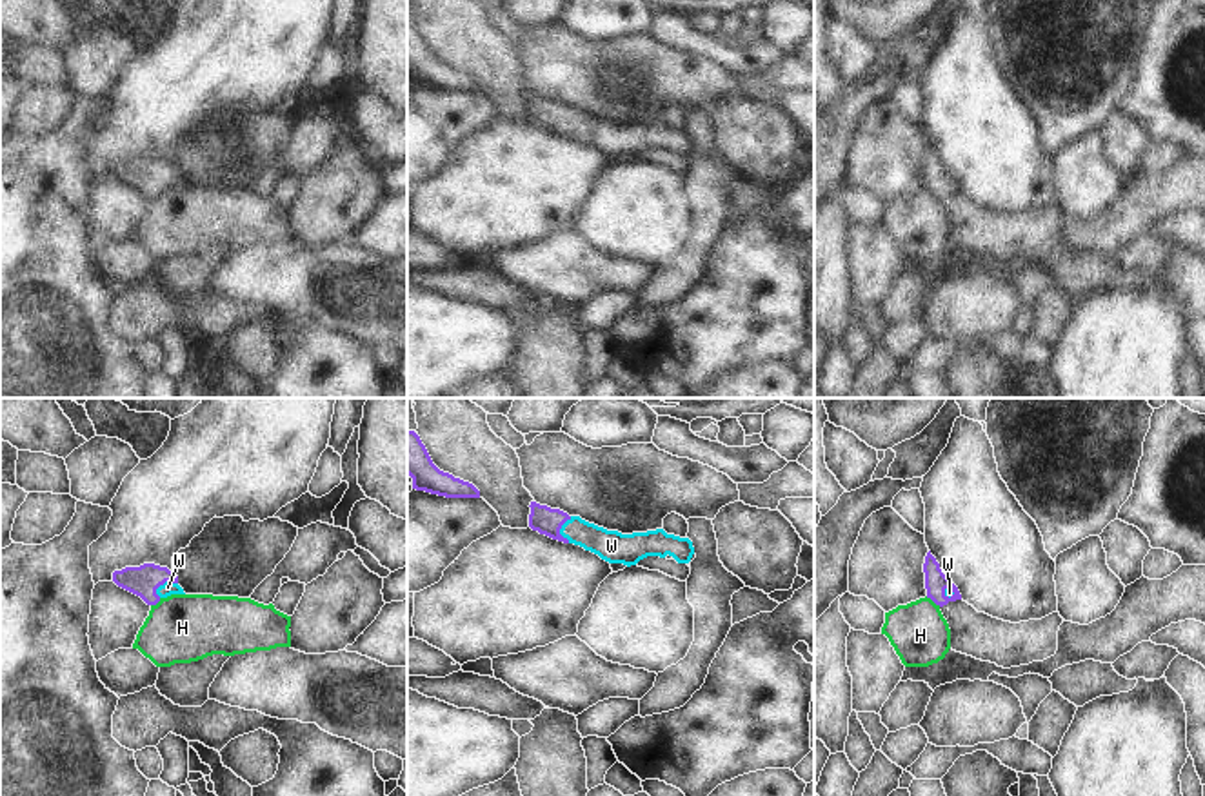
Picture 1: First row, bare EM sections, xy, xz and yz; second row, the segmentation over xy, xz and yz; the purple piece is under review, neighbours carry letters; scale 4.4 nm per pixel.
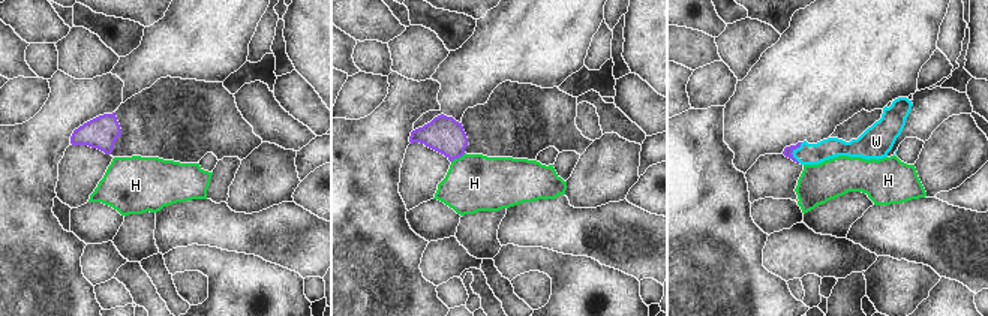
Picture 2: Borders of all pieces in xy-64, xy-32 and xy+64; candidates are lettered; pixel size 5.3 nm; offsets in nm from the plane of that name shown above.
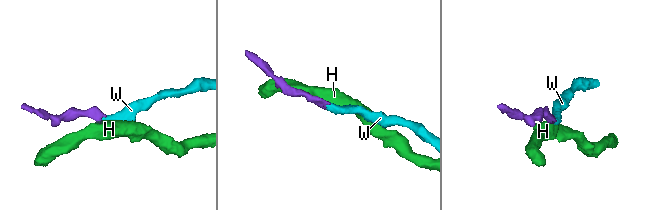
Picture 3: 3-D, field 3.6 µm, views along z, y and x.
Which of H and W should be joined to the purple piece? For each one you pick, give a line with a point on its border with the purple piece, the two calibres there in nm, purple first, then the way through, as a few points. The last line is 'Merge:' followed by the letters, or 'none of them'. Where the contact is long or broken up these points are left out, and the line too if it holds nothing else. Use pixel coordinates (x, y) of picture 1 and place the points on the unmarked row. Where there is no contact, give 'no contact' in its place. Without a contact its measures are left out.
W: xz (560, 120) | 120/140 nm | across xz (542, 111), (560, 120), (575, 122), (611, 139)
Merge: W

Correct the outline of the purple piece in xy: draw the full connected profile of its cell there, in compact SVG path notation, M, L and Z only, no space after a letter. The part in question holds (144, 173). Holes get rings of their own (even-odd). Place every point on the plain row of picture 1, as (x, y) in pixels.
M144 156L140 160L125 160L113 165L113 174L140 189L147 198L156 198L171 187L185 187L178 178L178 169L167 160Z

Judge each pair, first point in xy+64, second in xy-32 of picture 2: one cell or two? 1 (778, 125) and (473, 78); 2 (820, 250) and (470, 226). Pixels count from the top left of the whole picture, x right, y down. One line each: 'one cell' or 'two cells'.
1: one cell
2: two cells

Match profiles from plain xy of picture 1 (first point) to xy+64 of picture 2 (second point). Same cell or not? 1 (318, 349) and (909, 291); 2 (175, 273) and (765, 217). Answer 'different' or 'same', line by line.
1: different
2: different

